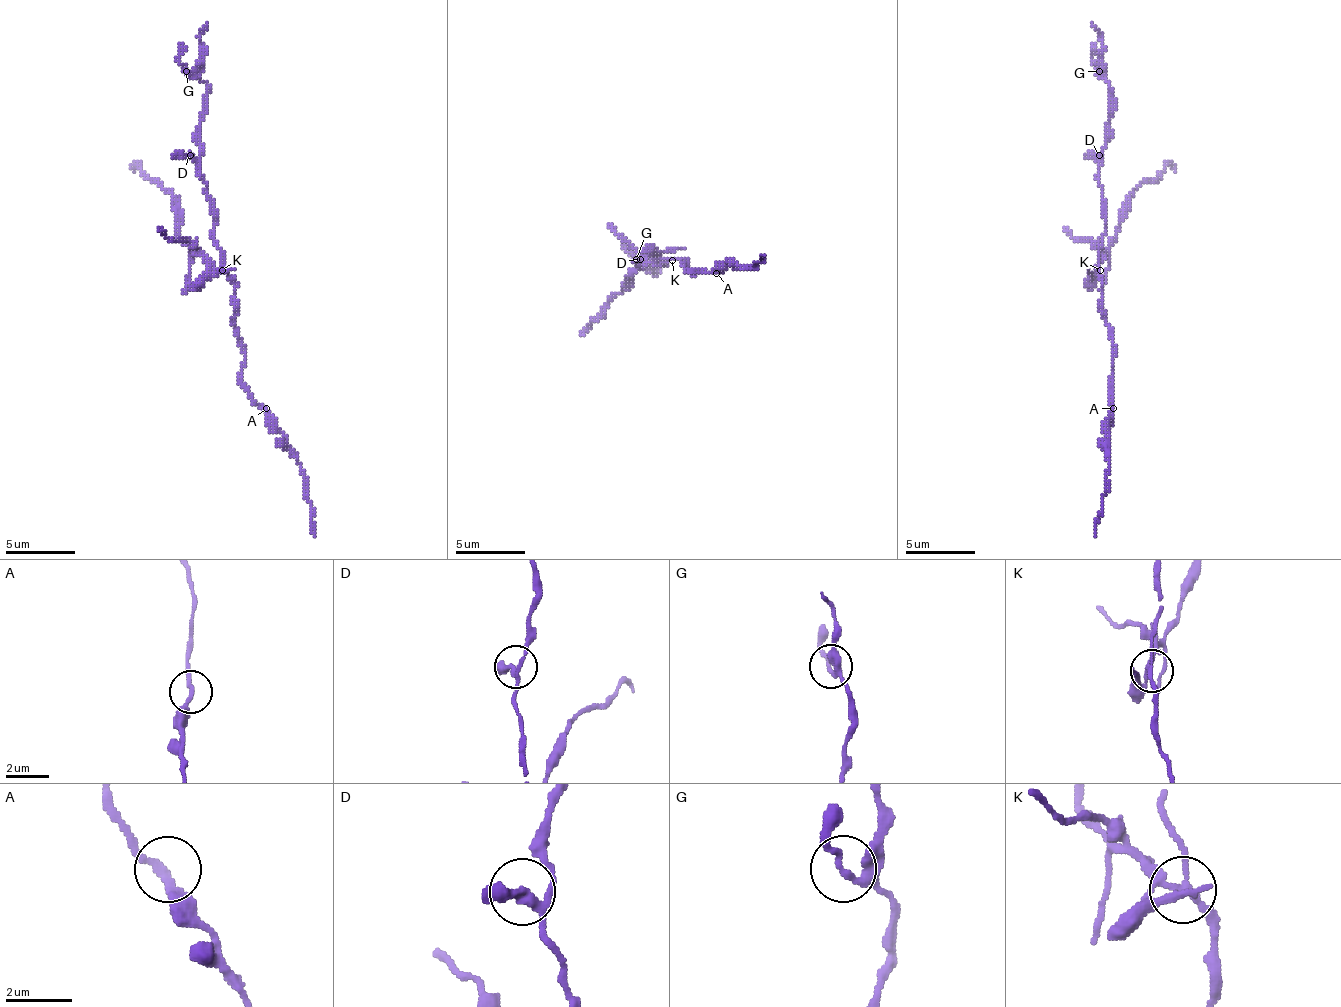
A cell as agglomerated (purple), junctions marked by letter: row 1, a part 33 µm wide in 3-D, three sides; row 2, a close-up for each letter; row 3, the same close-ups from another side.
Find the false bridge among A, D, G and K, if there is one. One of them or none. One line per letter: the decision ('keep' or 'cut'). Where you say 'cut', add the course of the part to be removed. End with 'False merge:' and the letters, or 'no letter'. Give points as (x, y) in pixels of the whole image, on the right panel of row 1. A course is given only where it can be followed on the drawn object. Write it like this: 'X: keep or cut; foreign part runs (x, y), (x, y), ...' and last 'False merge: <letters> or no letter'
A: keep
D: keep
G: keep
K: cut; foreign part runs (1099, 269), (1099, 259), (1116, 234), (1126, 200), (1168, 165), (1175, 168)
False merge: K

